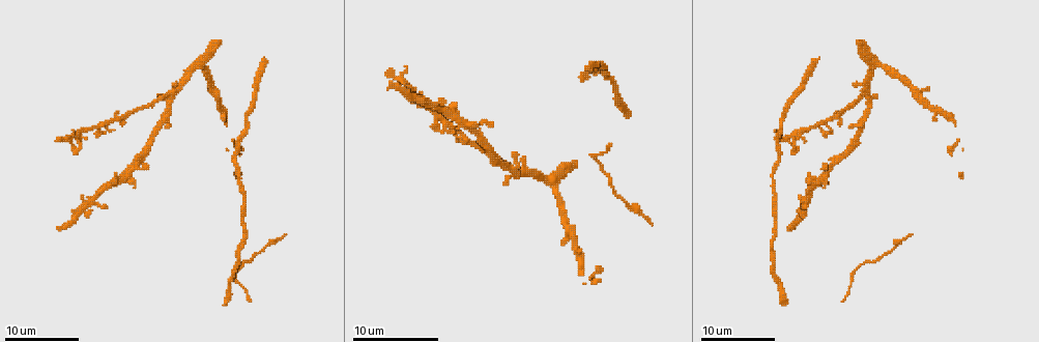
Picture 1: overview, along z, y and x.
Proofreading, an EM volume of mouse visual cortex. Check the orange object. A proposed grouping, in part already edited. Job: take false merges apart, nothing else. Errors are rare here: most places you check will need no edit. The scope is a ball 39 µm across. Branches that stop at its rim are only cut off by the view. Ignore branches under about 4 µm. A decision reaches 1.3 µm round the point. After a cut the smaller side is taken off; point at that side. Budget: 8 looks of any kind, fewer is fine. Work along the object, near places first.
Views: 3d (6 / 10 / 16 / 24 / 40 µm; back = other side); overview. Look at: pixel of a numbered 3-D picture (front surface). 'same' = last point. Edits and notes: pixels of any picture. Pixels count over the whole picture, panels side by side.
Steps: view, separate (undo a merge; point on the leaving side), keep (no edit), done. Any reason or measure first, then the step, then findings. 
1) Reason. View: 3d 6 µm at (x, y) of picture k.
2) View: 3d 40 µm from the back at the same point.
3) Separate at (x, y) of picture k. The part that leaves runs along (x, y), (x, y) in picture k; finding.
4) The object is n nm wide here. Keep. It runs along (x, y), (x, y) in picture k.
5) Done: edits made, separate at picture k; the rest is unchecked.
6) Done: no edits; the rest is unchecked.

Calibre changes. View: 3d 10 µm at (596, 159) of picture 1.

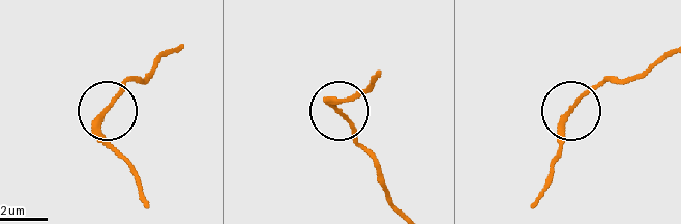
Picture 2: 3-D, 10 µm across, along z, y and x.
Keep. All the same neuron.

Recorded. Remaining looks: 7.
Thick turns thin. View: 3d 10 µm at (243, 201) of picture 1.

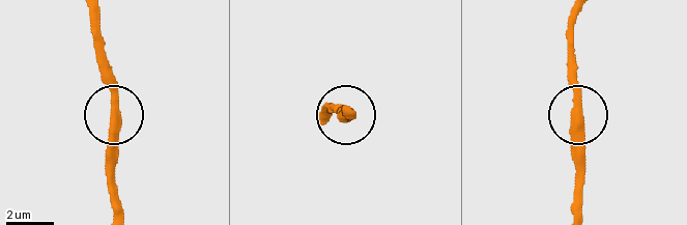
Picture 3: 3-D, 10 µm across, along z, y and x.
Keep. It runs along (94, 18), (101, 78), (113, 102), (113, 200) in picture 3; one neuron here.

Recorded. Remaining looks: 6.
Two arms in line, one across. View: 3d 10 µm at (417, 102) of picture 1.

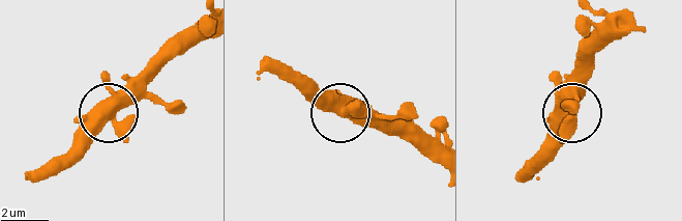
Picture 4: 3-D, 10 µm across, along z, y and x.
Keep. One neuron here.

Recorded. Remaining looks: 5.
A narrow waist. View: 3d 10 µm at (481, 150) of picture 1.

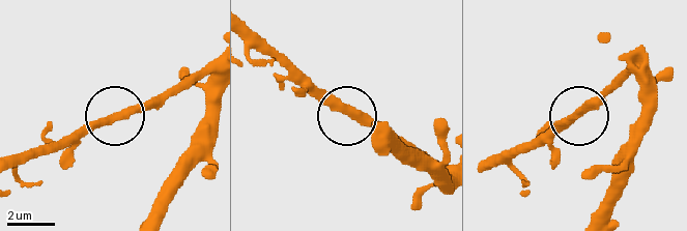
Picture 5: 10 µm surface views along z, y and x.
Keep. Continuous, no second neuron.

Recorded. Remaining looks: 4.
Done: no edits; the rest is unchecked.

